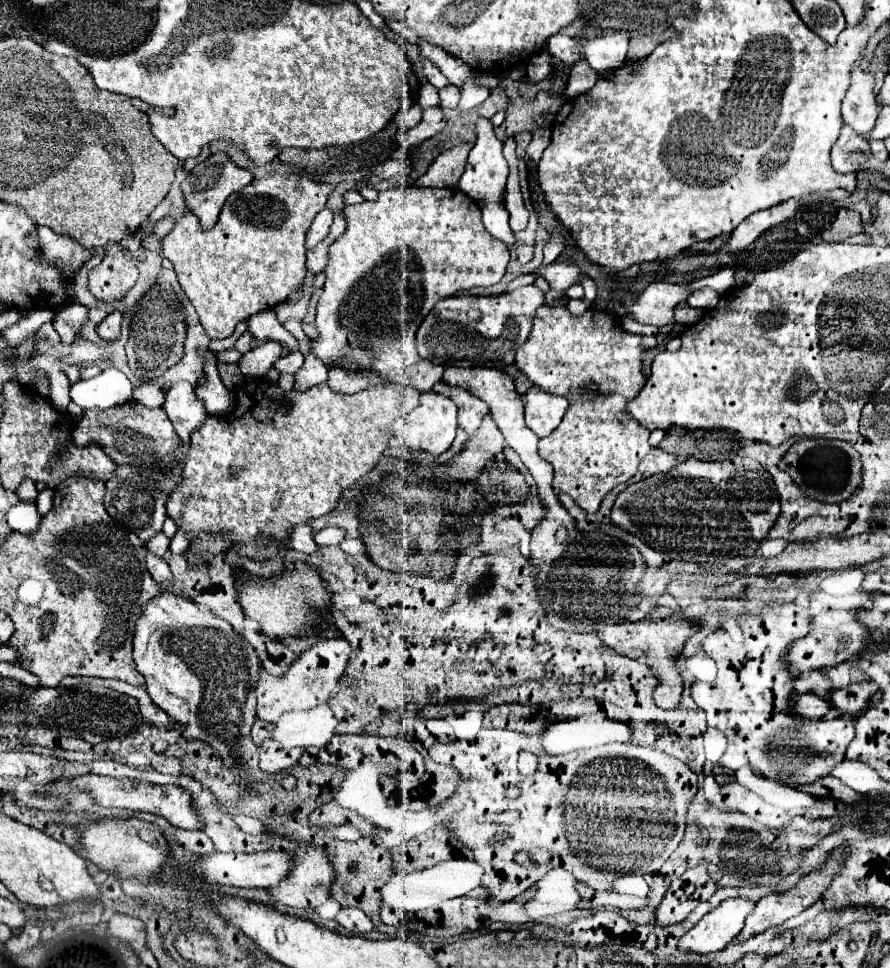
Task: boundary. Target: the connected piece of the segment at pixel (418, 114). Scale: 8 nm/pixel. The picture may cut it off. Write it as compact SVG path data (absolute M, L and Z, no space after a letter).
M412 105L412 107L404 109L404 111L398 111L396 117L394 117L394 123L404 133L410 131L410 129L414 129L420 121L422 121L422 107L420 105Z

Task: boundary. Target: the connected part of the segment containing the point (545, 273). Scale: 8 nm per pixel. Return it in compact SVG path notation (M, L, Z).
M550 263L550 265L540 265L538 271L534 275L530 275L530 279L536 277L544 277L552 289L556 291L566 291L568 287L572 287L574 283L580 283L580 277L584 273L574 267L574 265L564 265L564 263Z

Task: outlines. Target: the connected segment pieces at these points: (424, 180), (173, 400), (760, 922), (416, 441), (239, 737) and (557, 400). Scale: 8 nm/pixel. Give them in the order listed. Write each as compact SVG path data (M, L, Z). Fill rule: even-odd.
M470 143L456 145L448 151L442 151L426 175L422 175L416 185L418 187L454 187L464 173L466 157L470 151Z
M182 381L178 385L174 385L168 393L166 393L166 401L164 401L164 411L168 413L168 417L174 421L176 433L182 439L180 451L188 451L188 435L192 429L200 427L200 423L204 423L204 419L208 417L204 403L194 395L194 385Z
M836 851L830 861L816 873L812 875L806 875L798 885L796 889L792 891L786 891L786 893L770 893L768 897L760 899L754 907L754 911L746 917L746 925L744 929L740 931L740 935L736 939L732 939L732 943L744 943L746 939L758 935L758 933L764 933L768 927L776 927L776 925L782 925L784 921L788 921L790 917L796 917L798 913L802 913L806 907L814 905L816 899L820 899L820 893L824 893L824 887L828 887L828 881L832 881L832 875L836 875L836 867L840 867L840 857L842 857L842 851Z
M434 391L424 393L420 397L420 405L408 413L402 419L404 425L400 425L400 429L390 433L390 445L398 445L404 449L418 449L426 455L432 457L440 457L442 453L446 453L456 437L456 405L452 403L452 399L440 399L440 395L436 395Z
M160 593L156 599L144 605L144 611L136 621L134 663L136 671L146 679L144 689L148 691L152 703L184 725L184 739L206 741L226 767L248 763L258 753L258 747L250 737L250 727L256 719L256 697L252 691L258 683L260 659L256 649L242 635L238 635L230 623L212 615L208 609L192 603L190 599L174 593Z
M532 387L526 393L526 425L538 435L550 435L562 421L570 401L566 397L550 395L538 387Z

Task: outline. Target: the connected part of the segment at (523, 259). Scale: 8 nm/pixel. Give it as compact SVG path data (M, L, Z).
M524 243L516 245L516 249L514 249L514 255L516 255L516 259L518 259L520 265L526 265L532 259L532 253L534 253L532 245L524 245Z

